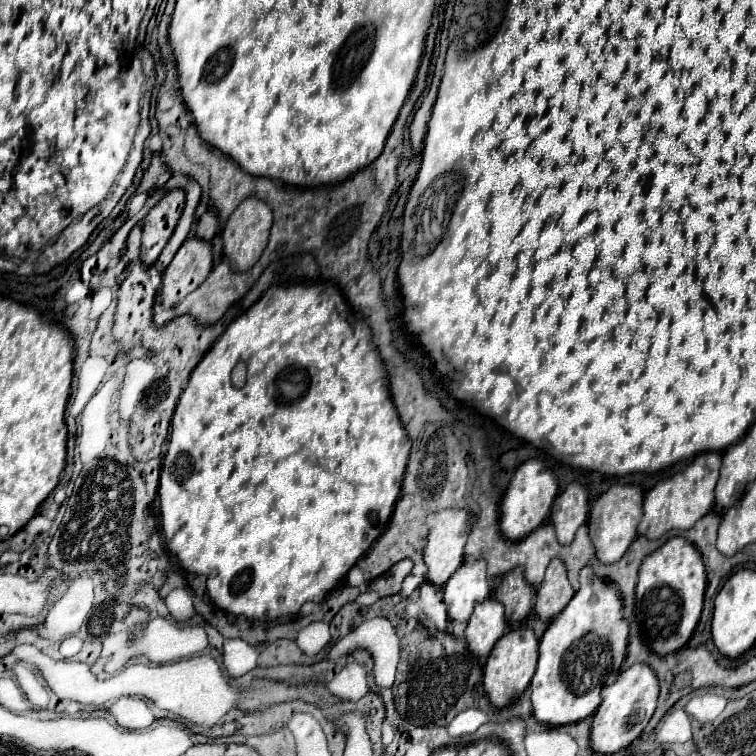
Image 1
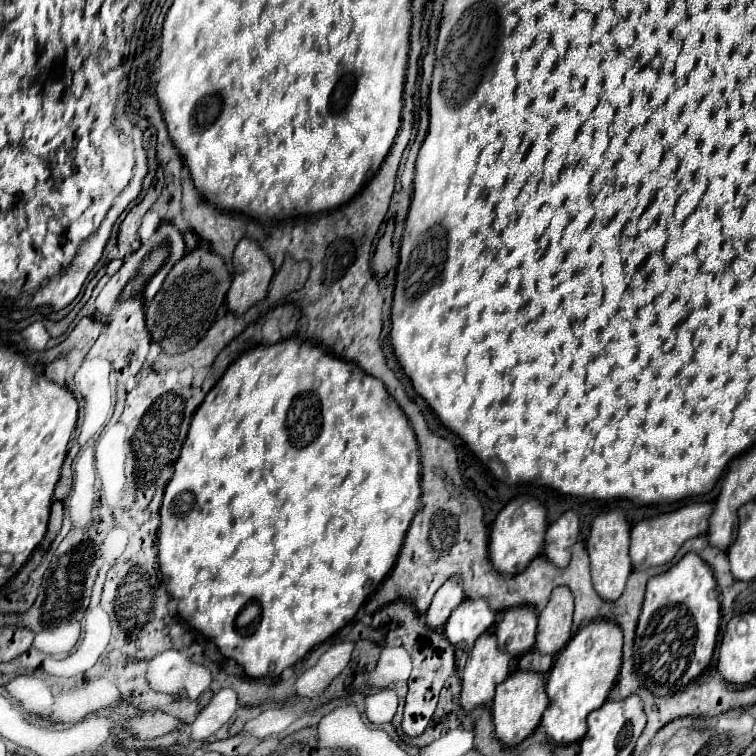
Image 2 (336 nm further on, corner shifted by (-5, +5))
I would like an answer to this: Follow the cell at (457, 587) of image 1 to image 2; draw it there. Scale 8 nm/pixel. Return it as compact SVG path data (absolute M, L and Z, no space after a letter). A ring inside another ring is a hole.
M463 600L445 624L445 636L455 650L471 650L475 640L495 622L487 600Z

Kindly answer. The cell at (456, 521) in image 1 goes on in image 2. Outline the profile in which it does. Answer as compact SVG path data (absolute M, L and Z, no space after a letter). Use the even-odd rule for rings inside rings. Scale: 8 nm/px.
M459 578L449 580L447 584L443 584L443 588L439 588L439 592L435 594L425 618L427 618L427 626L431 630L437 630L441 626L445 626L445 622L449 620L451 612L463 602L463 588Z

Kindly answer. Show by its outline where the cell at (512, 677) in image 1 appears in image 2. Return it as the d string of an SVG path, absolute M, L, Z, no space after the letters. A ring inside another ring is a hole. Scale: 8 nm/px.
M513 672L503 684L499 684L493 700L493 722L495 722L495 736L505 746L515 748L521 744L541 722L541 714L545 712L549 700L545 692L545 676L537 672Z

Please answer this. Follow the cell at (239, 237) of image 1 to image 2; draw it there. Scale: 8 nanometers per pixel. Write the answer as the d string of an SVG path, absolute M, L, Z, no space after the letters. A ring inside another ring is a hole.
M247 238L237 244L233 264L235 276L227 292L227 308L241 316L267 296L267 286L273 278L273 264L261 246Z

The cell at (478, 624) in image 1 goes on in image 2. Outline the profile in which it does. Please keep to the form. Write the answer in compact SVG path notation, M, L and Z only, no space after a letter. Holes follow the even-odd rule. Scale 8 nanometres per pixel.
M487 632L487 636L481 636L475 642L475 648L469 652L469 658L467 658L467 664L465 664L465 670L461 676L461 684L463 684L461 698L459 698L461 706L465 710L489 706L493 702L497 684L509 676L509 670L511 670L511 658L507 658L507 654L495 644L495 636L491 632Z

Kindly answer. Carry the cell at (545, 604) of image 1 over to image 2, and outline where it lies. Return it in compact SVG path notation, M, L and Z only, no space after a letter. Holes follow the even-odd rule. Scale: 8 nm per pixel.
M559 586L551 592L551 598L539 614L537 644L535 650L543 656L555 656L571 640L571 616L573 594L567 586Z

